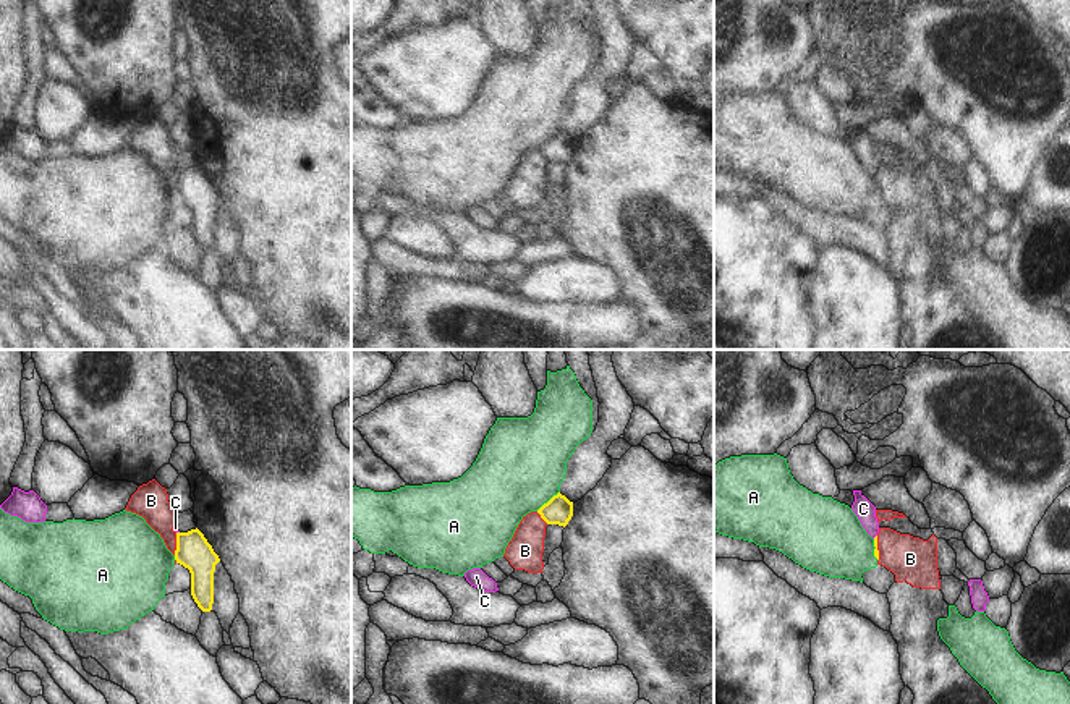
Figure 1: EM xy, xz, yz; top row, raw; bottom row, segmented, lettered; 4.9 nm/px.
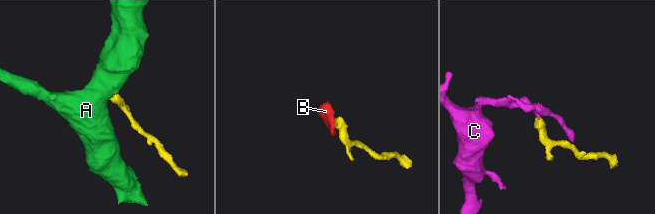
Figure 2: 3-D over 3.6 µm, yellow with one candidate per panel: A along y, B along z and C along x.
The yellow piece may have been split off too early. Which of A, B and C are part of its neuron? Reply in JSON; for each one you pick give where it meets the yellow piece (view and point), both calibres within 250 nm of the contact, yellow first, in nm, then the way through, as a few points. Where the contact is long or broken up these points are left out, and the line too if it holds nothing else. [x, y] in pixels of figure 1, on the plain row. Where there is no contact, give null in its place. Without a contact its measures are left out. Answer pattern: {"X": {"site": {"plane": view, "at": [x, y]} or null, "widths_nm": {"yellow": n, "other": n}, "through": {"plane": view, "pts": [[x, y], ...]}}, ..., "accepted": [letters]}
{"C": {"site": null}, "accepted": ["C"]}

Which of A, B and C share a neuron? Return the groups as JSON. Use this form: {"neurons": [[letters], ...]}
{"neurons": [["A"], ["B"], ["C"]]}

